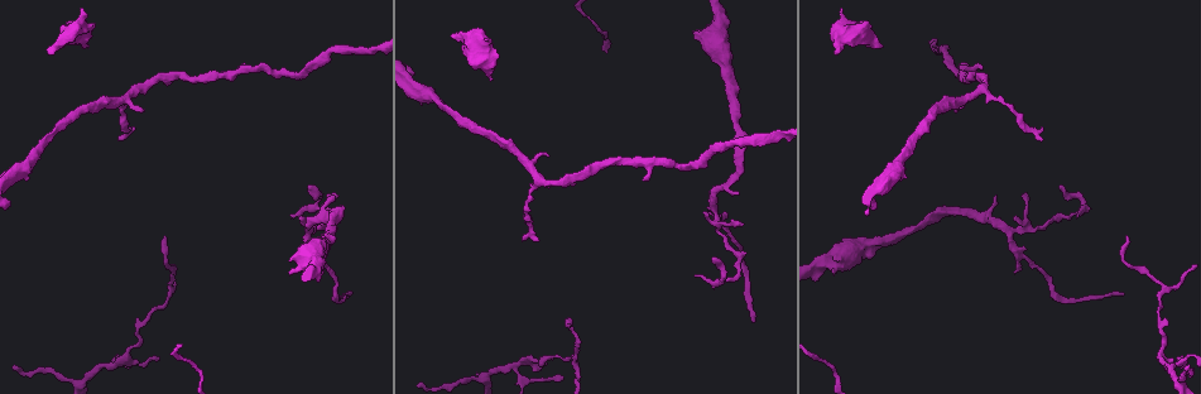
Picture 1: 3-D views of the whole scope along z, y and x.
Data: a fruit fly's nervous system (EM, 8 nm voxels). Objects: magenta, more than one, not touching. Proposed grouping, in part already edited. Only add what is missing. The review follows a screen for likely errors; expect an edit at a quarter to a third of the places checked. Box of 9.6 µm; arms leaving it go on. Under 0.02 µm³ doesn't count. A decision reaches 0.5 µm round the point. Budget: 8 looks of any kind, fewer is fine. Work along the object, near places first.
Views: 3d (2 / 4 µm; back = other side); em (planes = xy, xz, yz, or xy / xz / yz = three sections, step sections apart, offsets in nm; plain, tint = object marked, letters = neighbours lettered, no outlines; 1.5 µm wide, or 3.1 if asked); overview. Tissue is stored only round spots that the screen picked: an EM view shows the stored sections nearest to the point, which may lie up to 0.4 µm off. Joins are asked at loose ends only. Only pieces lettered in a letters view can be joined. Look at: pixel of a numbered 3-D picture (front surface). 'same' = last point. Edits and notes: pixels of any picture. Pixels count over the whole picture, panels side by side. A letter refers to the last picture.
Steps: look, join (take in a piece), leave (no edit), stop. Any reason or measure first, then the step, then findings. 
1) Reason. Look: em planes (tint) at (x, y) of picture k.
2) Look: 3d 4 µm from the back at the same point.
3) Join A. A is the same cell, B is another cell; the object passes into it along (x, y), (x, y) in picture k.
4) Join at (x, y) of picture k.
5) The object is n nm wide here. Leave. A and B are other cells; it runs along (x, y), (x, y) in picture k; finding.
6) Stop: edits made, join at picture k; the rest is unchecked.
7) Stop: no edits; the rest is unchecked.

An open end. Look: em xy step 8 (letters) at (981, 68) of picture 1.

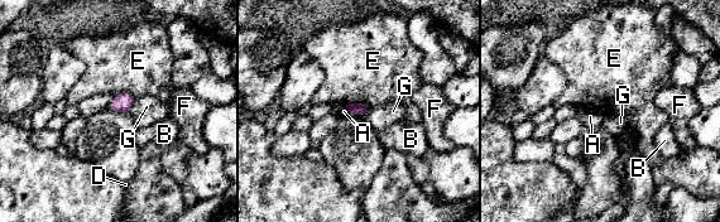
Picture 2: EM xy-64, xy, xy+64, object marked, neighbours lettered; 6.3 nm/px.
Look: em planes (letters) at the same point.

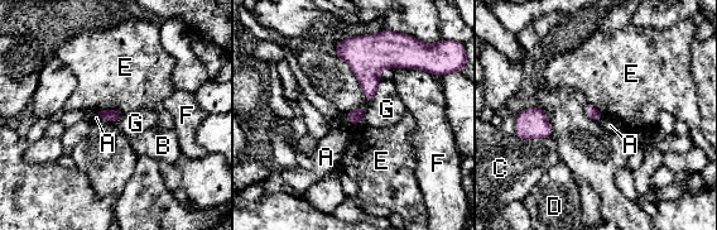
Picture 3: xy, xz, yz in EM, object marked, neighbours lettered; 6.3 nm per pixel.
Leave. A, B, C, D, E, F and G are other cells; a border runs along (342, 116), (354, 125) in picture 3; none of them fits.

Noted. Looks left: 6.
Look: em xy step 4 (letters) at (1122, 294) of picture 1.

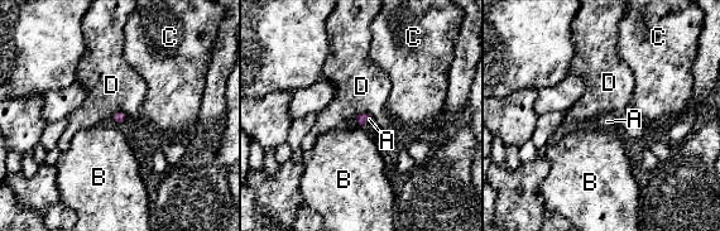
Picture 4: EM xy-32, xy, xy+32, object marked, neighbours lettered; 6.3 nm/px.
Look: em yz step 4 (letters) at the same point.

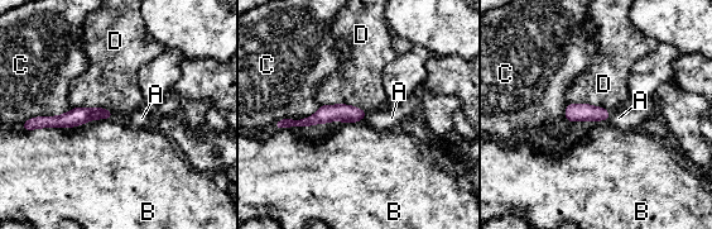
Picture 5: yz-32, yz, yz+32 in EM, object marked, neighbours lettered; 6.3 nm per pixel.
Join A. A is the same cell, B, C and D are other cells; the object passes into it along (573, 111), (609, 115), (619, 118) in picture 5; the neuron continues.

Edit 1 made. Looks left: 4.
Free end. Look: em planes (letters) at (8, 207) of picture 1.

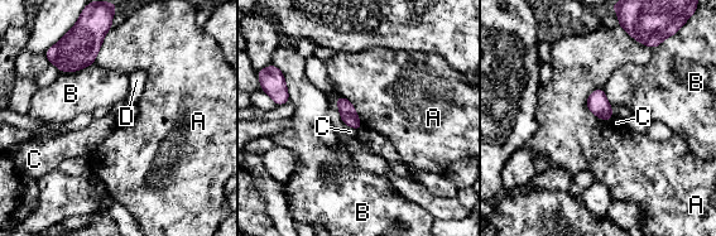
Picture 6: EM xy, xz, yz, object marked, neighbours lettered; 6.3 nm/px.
Leave. A, B, C and D are other cells; a border runs along (597, 87), (586, 106), (609, 121) in picture 6; no lettered piece goes on from it.

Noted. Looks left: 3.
Stop: edits made, join at picture 5; the rest is unchecked.

